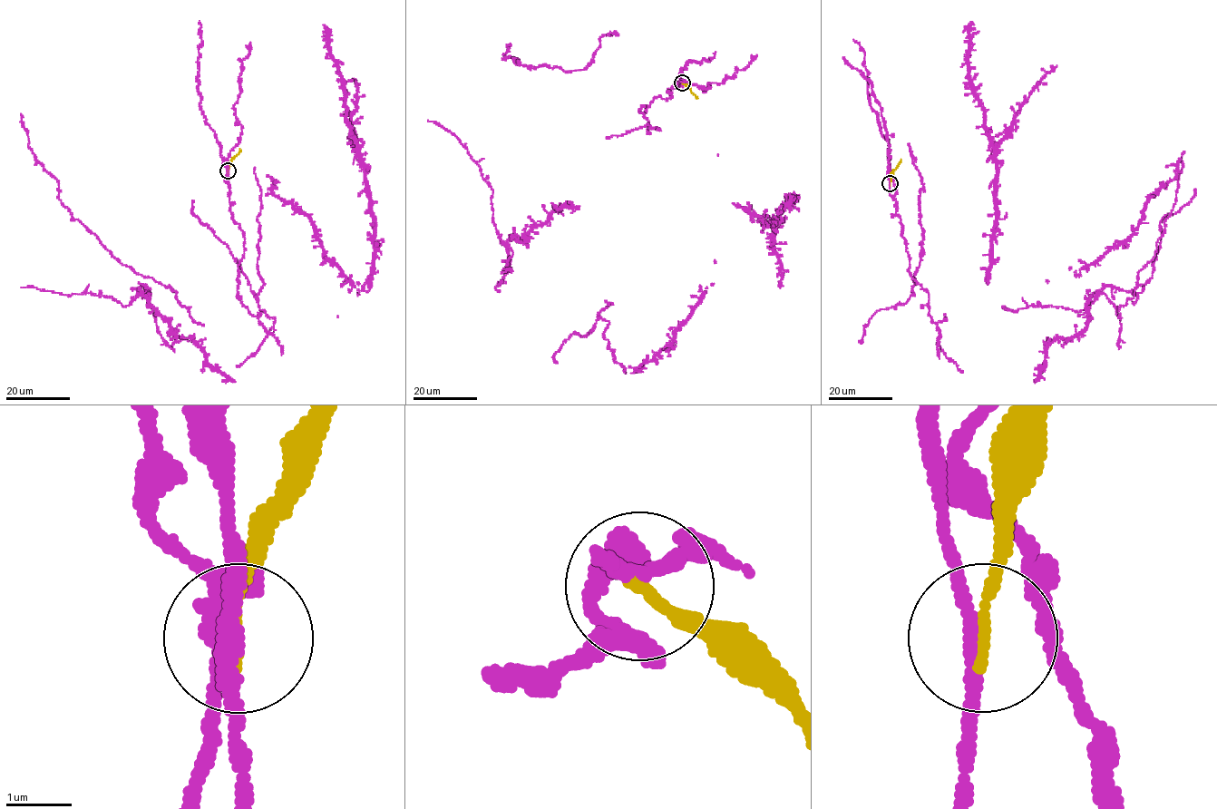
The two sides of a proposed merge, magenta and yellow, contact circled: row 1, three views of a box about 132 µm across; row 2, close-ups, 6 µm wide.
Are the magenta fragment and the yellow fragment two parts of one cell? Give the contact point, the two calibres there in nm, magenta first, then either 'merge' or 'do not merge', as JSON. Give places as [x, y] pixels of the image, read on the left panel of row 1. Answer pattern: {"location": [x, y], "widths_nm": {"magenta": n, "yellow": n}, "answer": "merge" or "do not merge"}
{"location": [228, 170], "widths_nm": {"magenta": 240, "yellow": 200}, "answer": "do not merge"}

